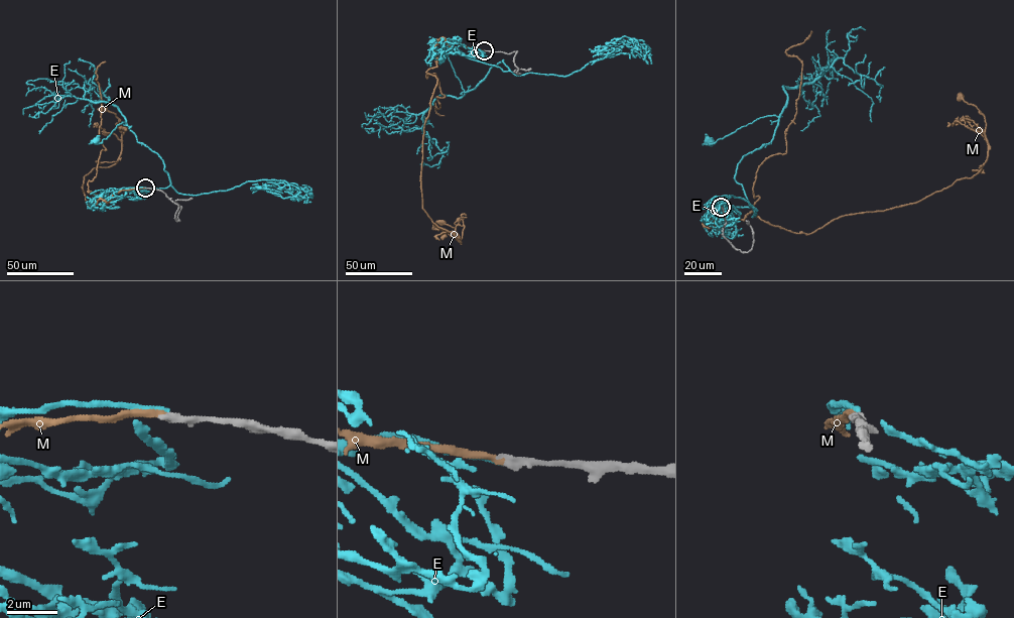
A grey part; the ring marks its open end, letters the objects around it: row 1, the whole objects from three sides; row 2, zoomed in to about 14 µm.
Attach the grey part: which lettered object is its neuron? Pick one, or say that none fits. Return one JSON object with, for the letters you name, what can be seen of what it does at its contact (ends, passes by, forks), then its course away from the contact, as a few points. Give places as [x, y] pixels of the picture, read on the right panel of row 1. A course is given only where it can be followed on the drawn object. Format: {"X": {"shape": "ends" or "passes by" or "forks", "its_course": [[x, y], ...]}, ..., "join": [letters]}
{"M": {"shape": "ends", "its_course": [[722, 207], [705, 227], [752, 211], [809, 234], [971, 177], [987, 158], [986, 123], [960, 97]]}, "join": ["M"]}

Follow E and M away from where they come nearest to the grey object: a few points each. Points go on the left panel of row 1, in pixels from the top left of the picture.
E: (145, 188), (121, 189), (167, 188), (168, 173), (160, 157), (139, 143), (126, 123), (96, 141)
M: (145, 188), (95, 204), (88, 192), (99, 199), (86, 203), (84, 176), (121, 153), (118, 119), (103, 109)

